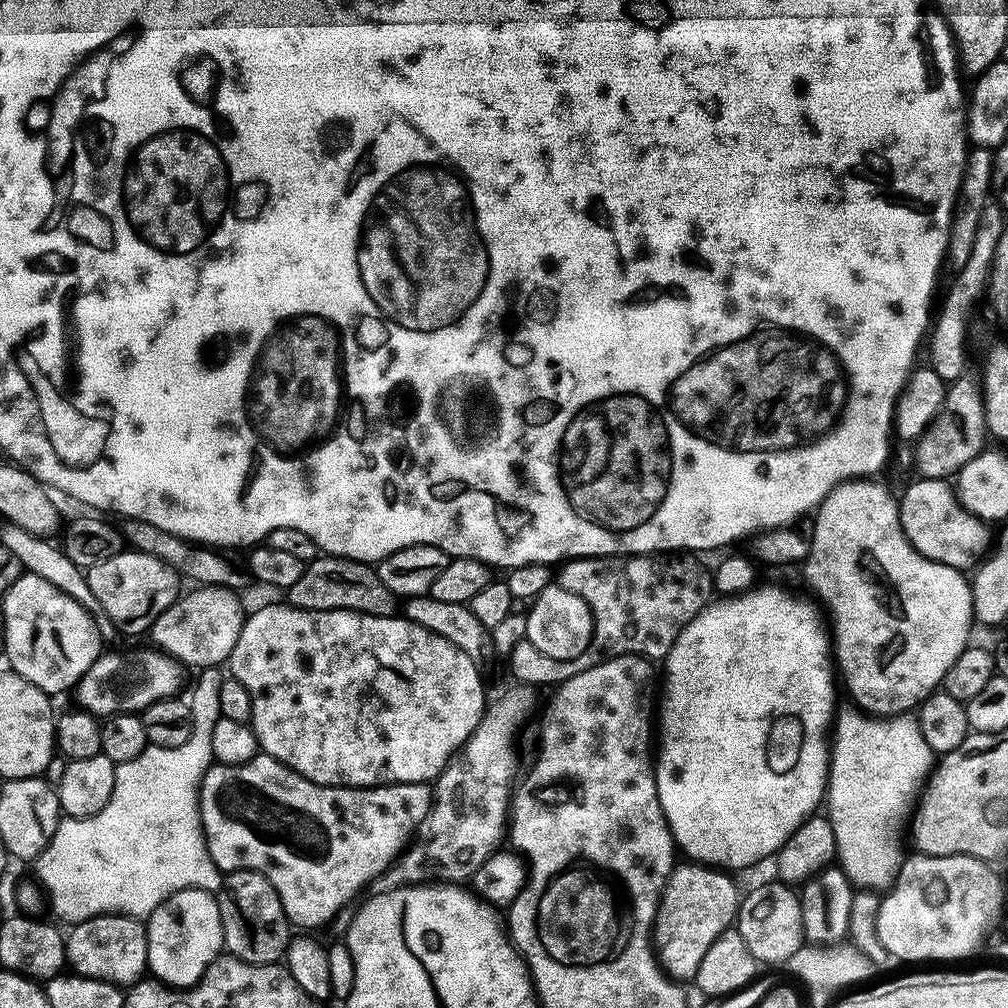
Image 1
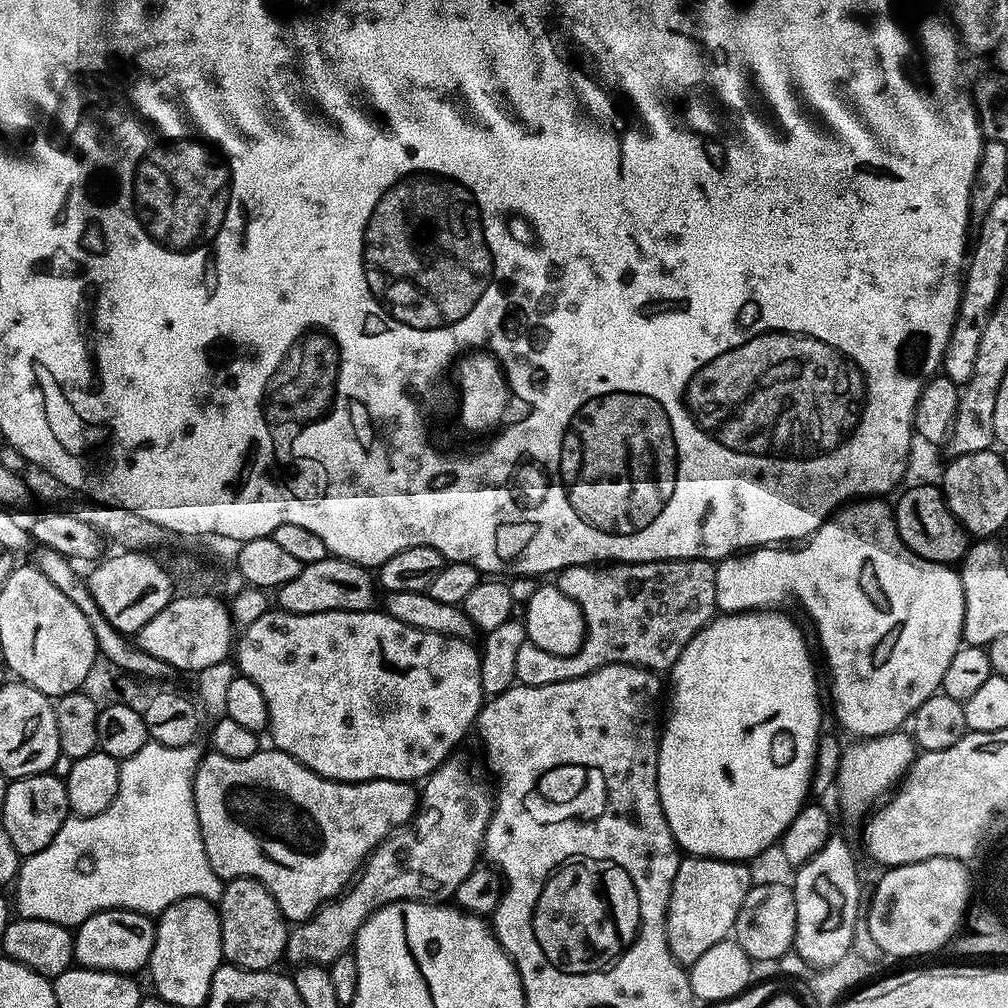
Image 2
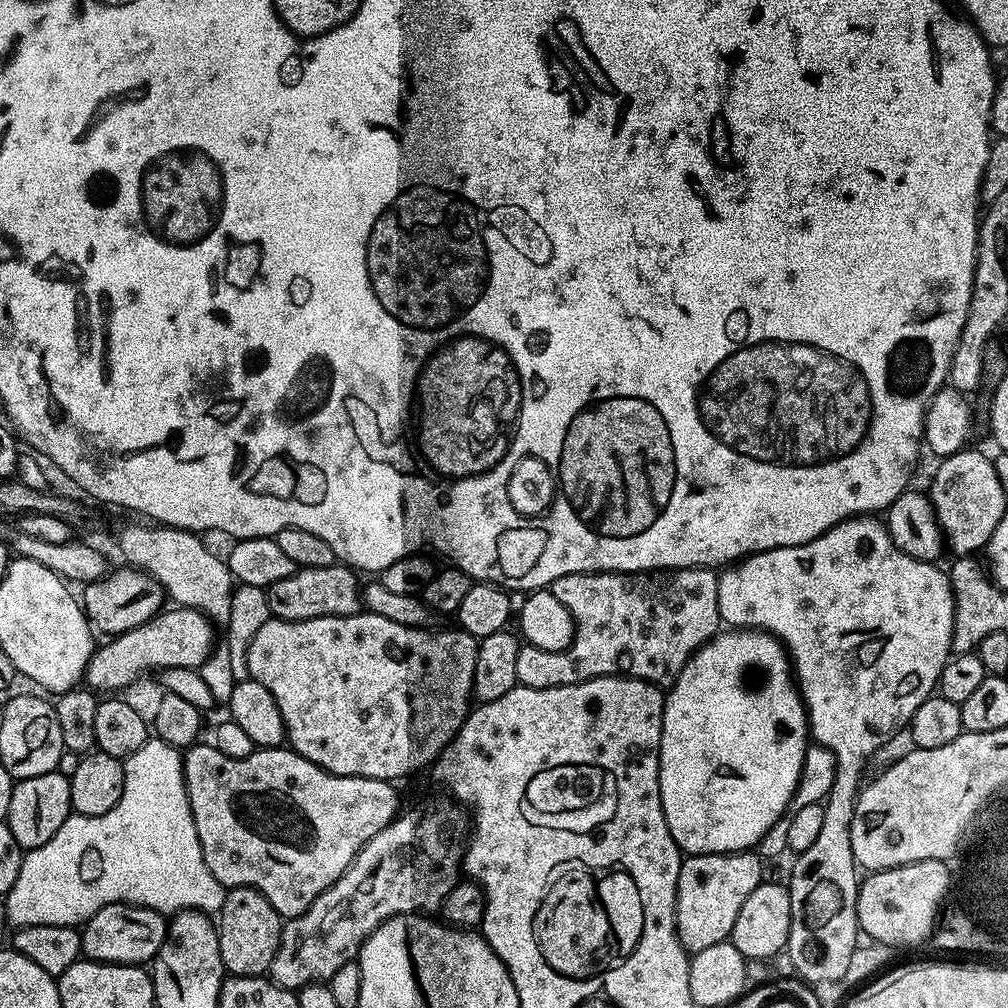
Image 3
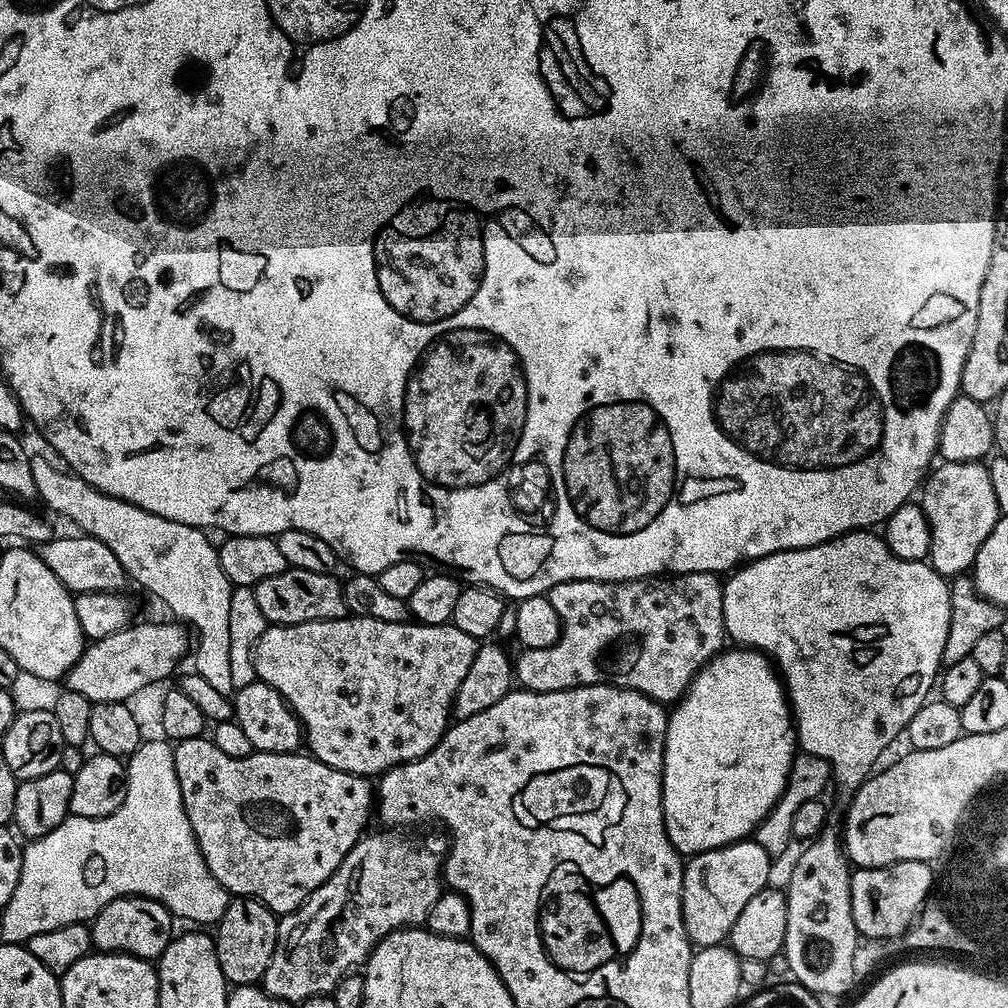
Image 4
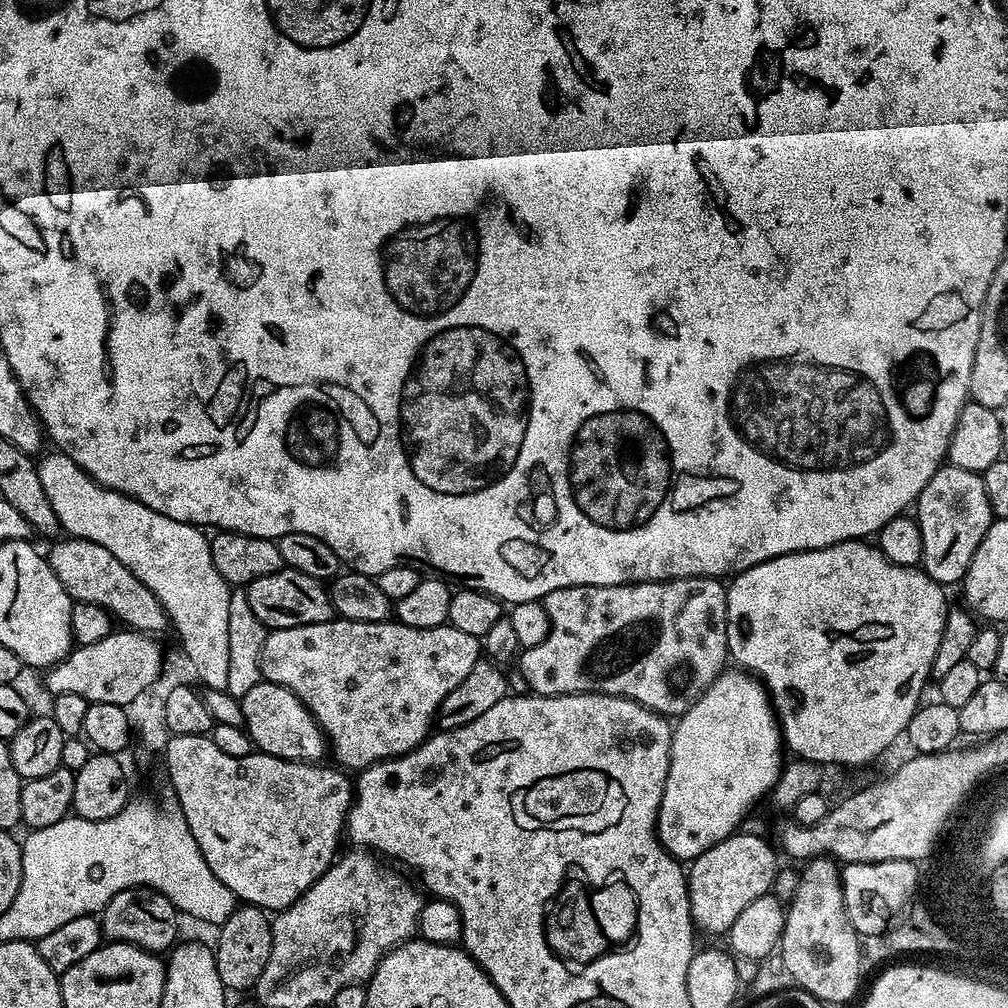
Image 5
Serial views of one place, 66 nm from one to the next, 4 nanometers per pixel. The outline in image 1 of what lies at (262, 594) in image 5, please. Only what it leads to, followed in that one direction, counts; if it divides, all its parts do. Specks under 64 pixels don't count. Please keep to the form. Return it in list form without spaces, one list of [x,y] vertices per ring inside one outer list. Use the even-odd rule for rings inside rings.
[[[327,554],[305,567],[302,578],[286,590],[286,600],[292,607],[302,610],[350,610],[371,616],[395,616],[398,612],[398,598],[386,590],[371,563]]]

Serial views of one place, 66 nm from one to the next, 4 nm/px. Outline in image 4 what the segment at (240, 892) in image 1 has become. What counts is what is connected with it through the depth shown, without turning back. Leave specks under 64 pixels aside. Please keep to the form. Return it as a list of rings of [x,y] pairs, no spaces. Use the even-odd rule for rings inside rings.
[[[232,896],[226,906],[226,914],[222,914],[219,924],[214,928],[218,966],[222,966],[222,974],[228,979],[229,985],[256,984],[263,981],[266,966],[270,966],[270,958],[274,958],[276,945],[277,913],[271,912],[261,900],[252,896]]]

